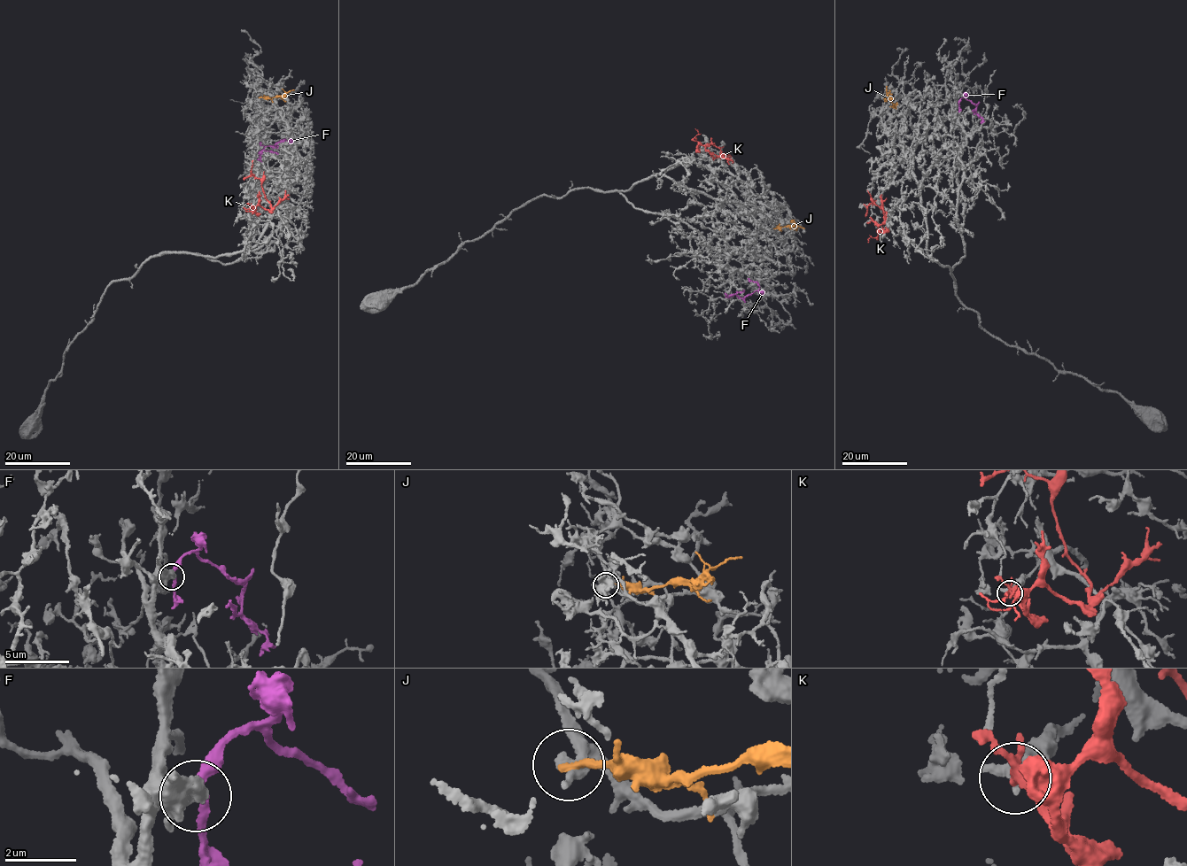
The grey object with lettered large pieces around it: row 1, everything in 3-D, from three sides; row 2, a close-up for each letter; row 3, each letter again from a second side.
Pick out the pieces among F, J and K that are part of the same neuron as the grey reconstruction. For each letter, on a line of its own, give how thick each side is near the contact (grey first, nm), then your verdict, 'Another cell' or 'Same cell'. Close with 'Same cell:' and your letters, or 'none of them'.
F: Thickness 320 nm (grey) against 200 nm. Same cell
J: Thickness 300 nm (grey) against 220 nm. Another cell
K: Thickness 240 nm (grey) against 240 nm. Another cell
Same cell: F

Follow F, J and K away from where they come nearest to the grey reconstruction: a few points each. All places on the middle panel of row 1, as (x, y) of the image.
F: (756, 282), (758, 289), (742, 297), (737, 293), (744, 290)
J: (774, 228), (790, 224), (804, 228)
K: (697, 150), (699, 144), (704, 146), (713, 158), (720, 155), (731, 158)

